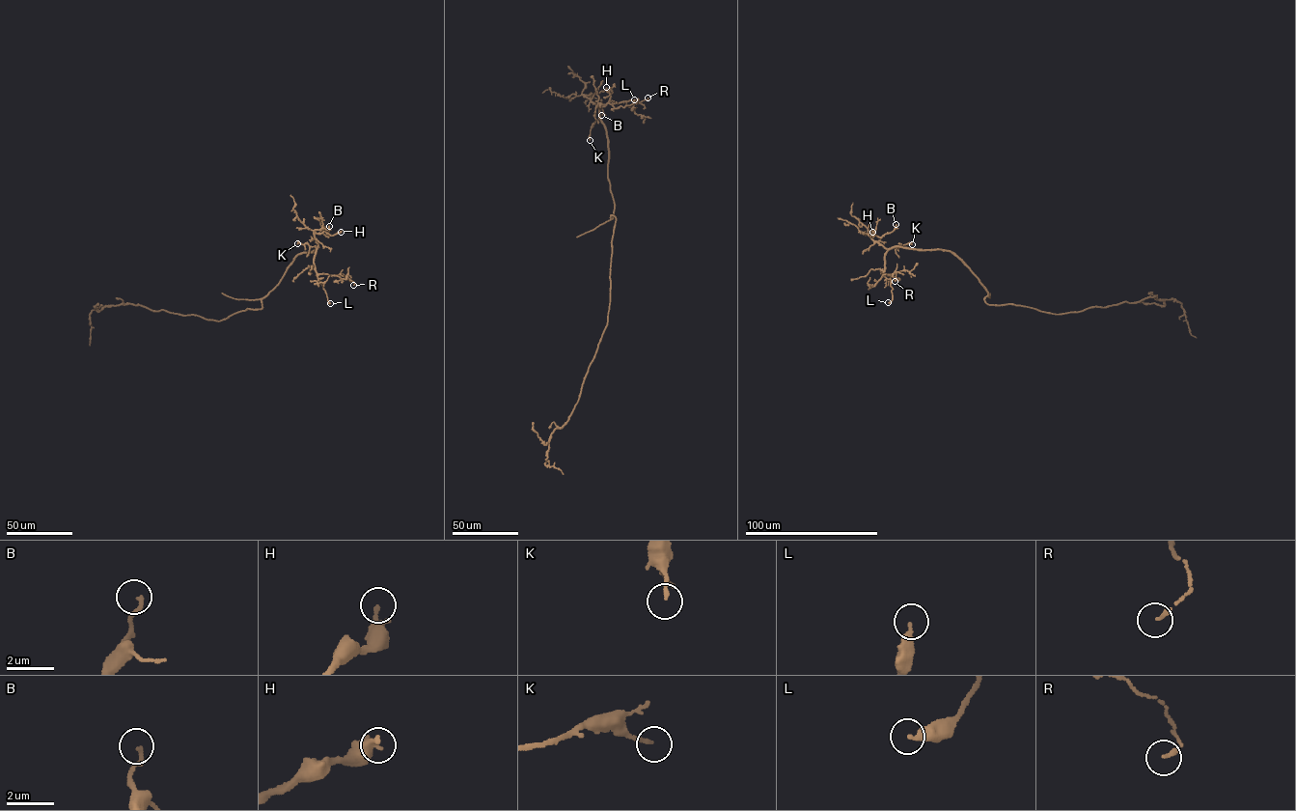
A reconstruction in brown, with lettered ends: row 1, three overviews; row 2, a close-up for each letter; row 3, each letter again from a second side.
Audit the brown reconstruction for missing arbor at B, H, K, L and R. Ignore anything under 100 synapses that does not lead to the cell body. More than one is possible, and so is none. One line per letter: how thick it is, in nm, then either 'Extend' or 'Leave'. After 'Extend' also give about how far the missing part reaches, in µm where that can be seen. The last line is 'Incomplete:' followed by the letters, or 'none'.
B: Thickness 160 nm. Leave
H: Thickness 280 nm. Leave
K: Thickness 150 nm. Leave
L: Thickness 280 nm. Leave
R: Thickness 180 nm. Leave
Incomplete: none

